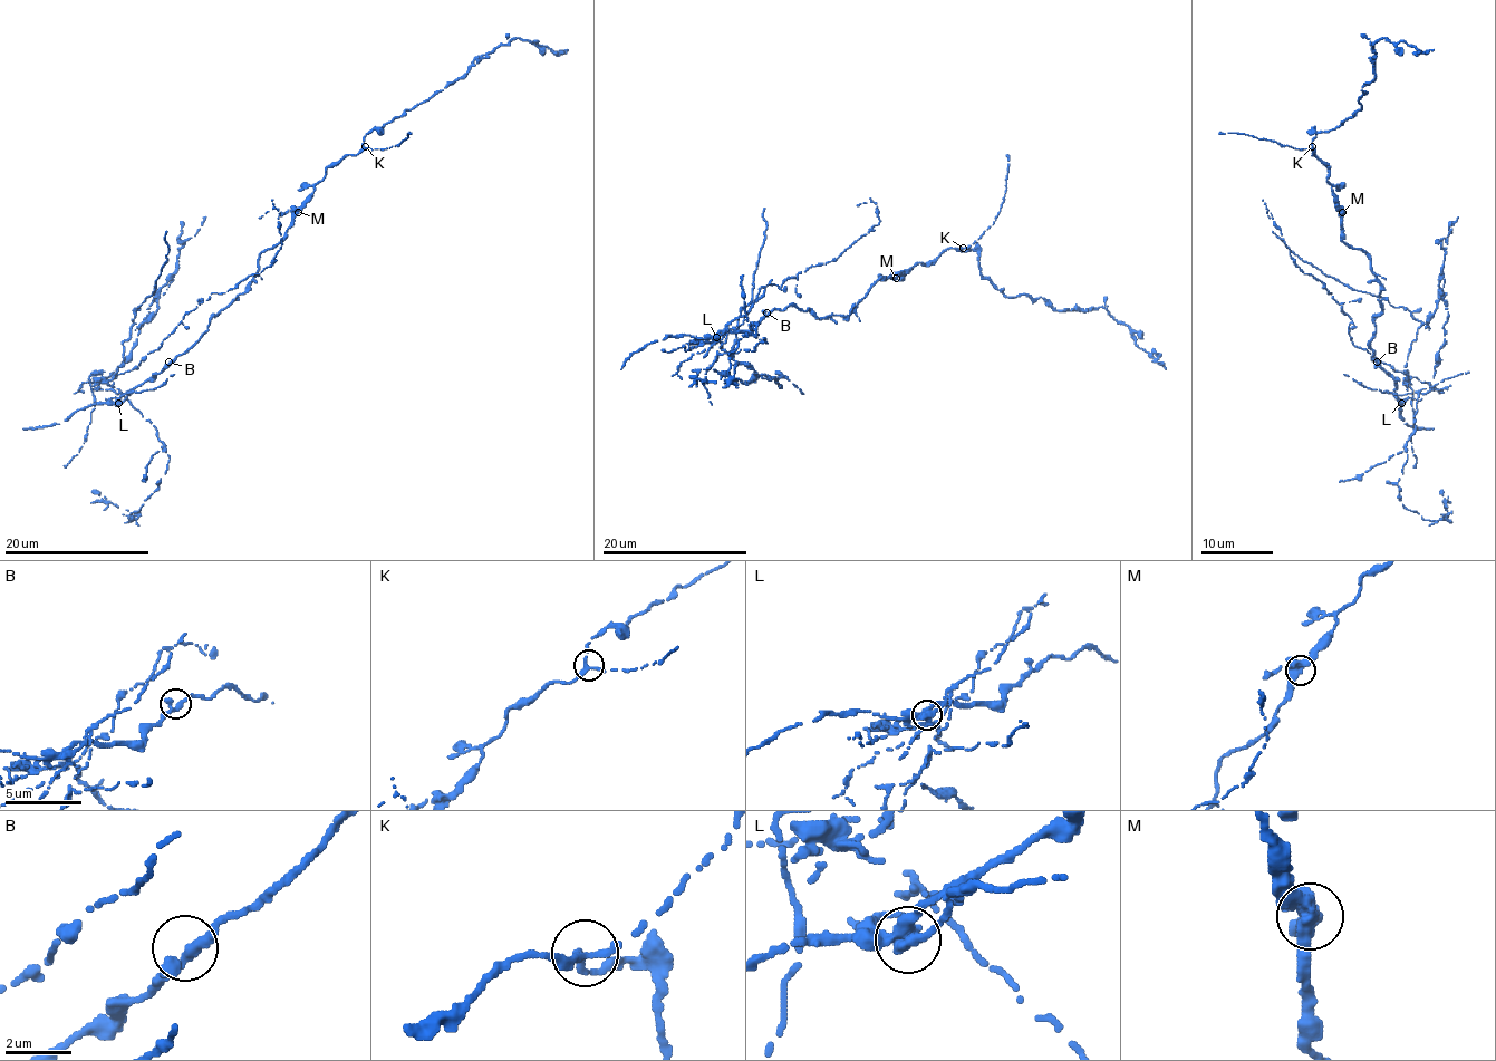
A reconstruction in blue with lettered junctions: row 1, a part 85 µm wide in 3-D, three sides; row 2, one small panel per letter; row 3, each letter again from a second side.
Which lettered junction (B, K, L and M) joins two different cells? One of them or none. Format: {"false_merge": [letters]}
{"false_merge": ["L"]}

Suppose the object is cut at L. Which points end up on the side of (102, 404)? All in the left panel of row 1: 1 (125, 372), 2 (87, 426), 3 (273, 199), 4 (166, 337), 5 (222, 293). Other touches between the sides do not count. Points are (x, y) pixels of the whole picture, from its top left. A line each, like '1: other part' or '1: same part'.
1: other part
2: other part
3: other part
4: other part
5: other part

